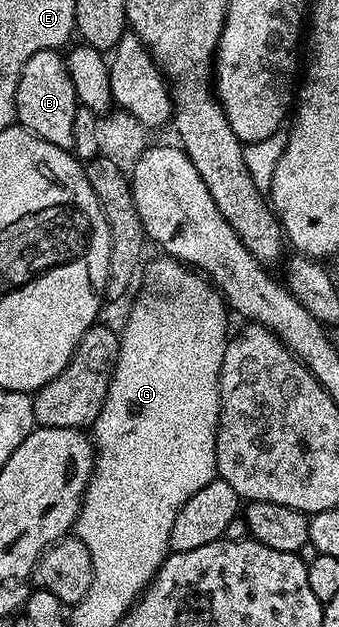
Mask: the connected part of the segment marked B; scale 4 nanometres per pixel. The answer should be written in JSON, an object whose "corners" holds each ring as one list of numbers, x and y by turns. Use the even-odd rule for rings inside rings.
{"corners":[[49,48,40,50,40,54,32,54,28,62,24,62,24,70,20,74,20,82,16,86,17,123,32,134,44,138,44,142,52,142,52,146,72,149,72,121,76,119,76,110,80,107,78,95,72,86,72,78,68,78,66,61,61,51]]}

